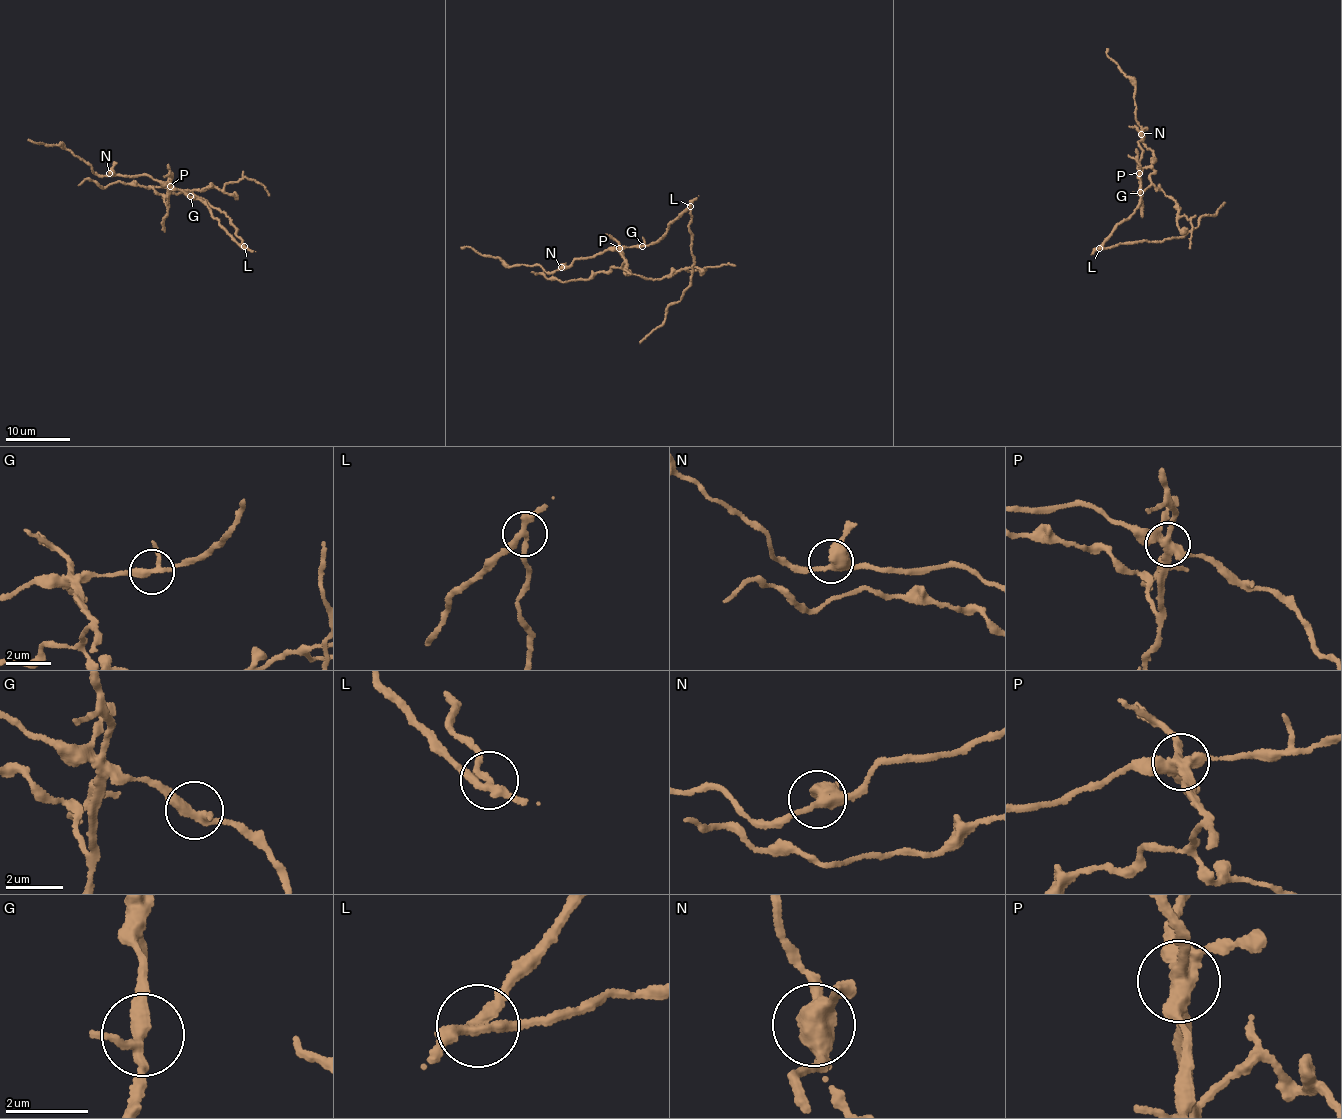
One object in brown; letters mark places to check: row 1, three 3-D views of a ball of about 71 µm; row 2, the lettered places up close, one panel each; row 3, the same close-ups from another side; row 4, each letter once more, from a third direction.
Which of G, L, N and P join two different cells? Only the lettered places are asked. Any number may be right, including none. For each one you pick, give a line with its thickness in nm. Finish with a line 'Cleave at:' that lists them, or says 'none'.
L: 260 nm thick
P: 400 nm thick
Cleave at: L, P

